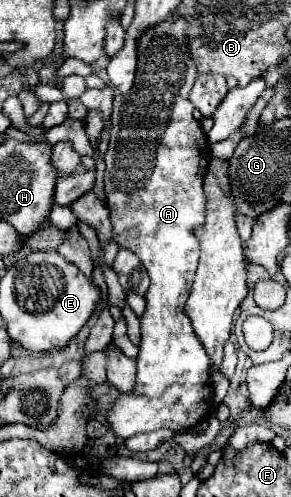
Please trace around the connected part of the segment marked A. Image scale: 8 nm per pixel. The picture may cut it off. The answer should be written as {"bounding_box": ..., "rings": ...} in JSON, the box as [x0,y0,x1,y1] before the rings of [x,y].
{"bounding_box":[105,19,209,439],"rings":[[[185,19],[173,23],[165,21],[149,29],[139,41],[139,65],[131,91],[123,97],[115,97],[111,143],[105,153],[105,195],[111,213],[113,241],[141,257],[143,267],[151,277],[151,287],[145,293],[147,309],[141,317],[141,347],[137,357],[137,387],[129,395],[119,395],[107,409],[107,423],[117,437],[129,439],[137,433],[149,433],[157,429],[187,431],[203,421],[209,411],[209,357],[197,335],[191,329],[191,321],[183,311],[189,297],[191,283],[197,271],[199,241],[193,229],[205,221],[205,193],[203,177],[209,165],[209,141],[201,125],[193,119],[193,105],[187,99],[197,79],[195,63],[189,55],[185,39]]]}

